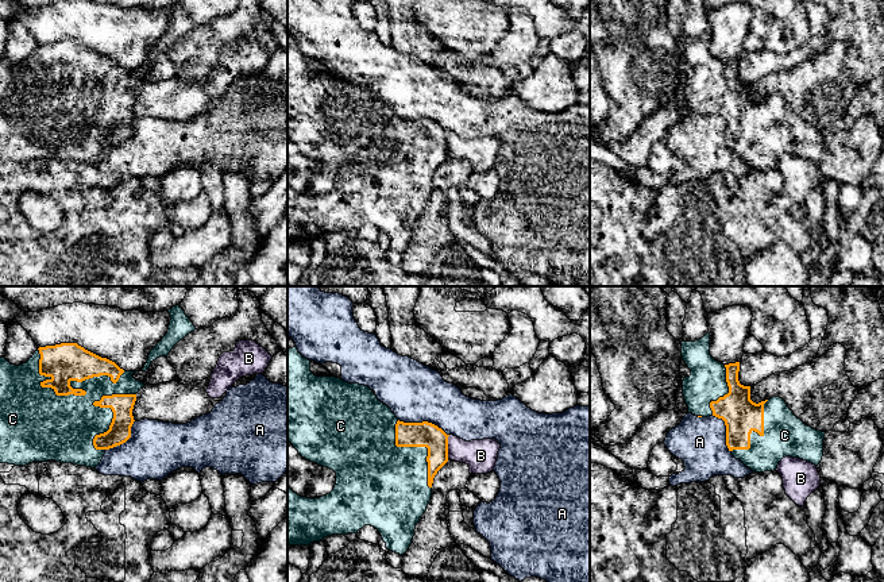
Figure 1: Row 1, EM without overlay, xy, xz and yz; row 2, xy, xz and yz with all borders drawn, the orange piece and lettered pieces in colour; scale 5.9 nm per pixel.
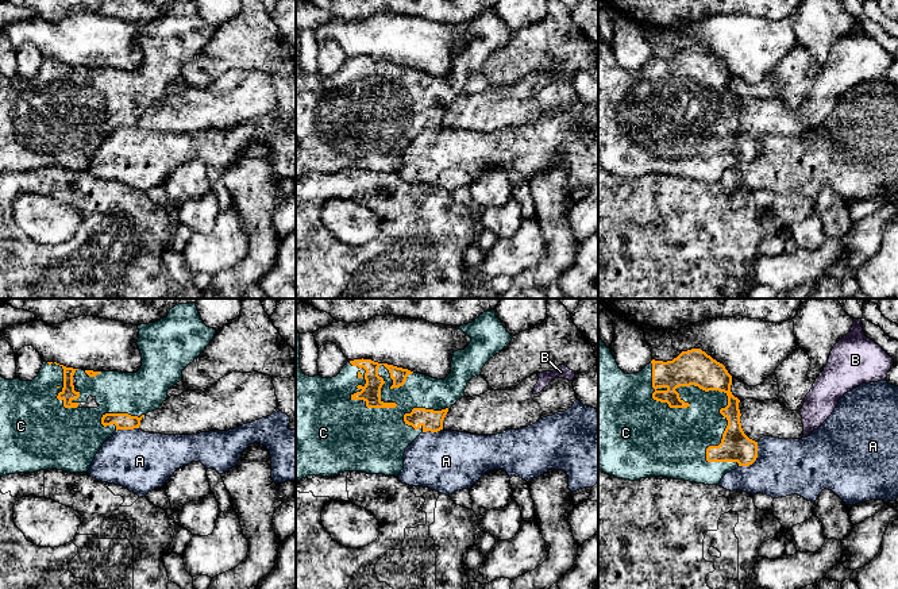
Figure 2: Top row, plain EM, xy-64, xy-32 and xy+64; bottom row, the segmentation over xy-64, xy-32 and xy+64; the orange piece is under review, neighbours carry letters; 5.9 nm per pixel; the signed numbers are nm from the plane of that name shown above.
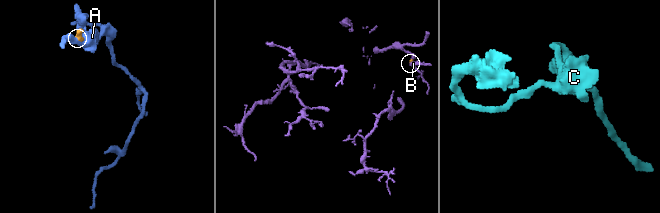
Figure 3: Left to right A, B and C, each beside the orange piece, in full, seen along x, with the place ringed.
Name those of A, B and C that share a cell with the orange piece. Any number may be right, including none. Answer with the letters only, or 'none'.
C

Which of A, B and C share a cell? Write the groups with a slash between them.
A / B / C

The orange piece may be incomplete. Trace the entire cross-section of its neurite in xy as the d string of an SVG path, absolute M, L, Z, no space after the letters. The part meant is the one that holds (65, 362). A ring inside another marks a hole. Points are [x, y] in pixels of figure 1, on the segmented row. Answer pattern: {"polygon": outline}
{"polygon": "M77 343L39 347L19 366L0 358L0 463L26 466L55 460L96 469L107 450L131 438L136 393L144 386L132 377L134 373Z"}

